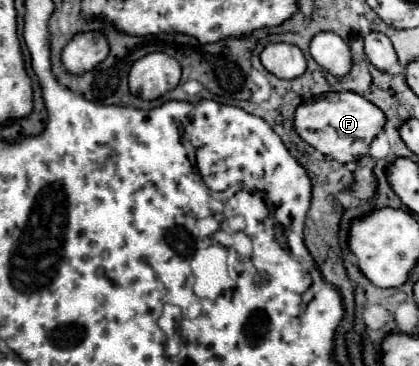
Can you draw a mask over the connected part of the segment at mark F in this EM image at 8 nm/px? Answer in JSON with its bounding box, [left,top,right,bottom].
[295,92,385,162]

